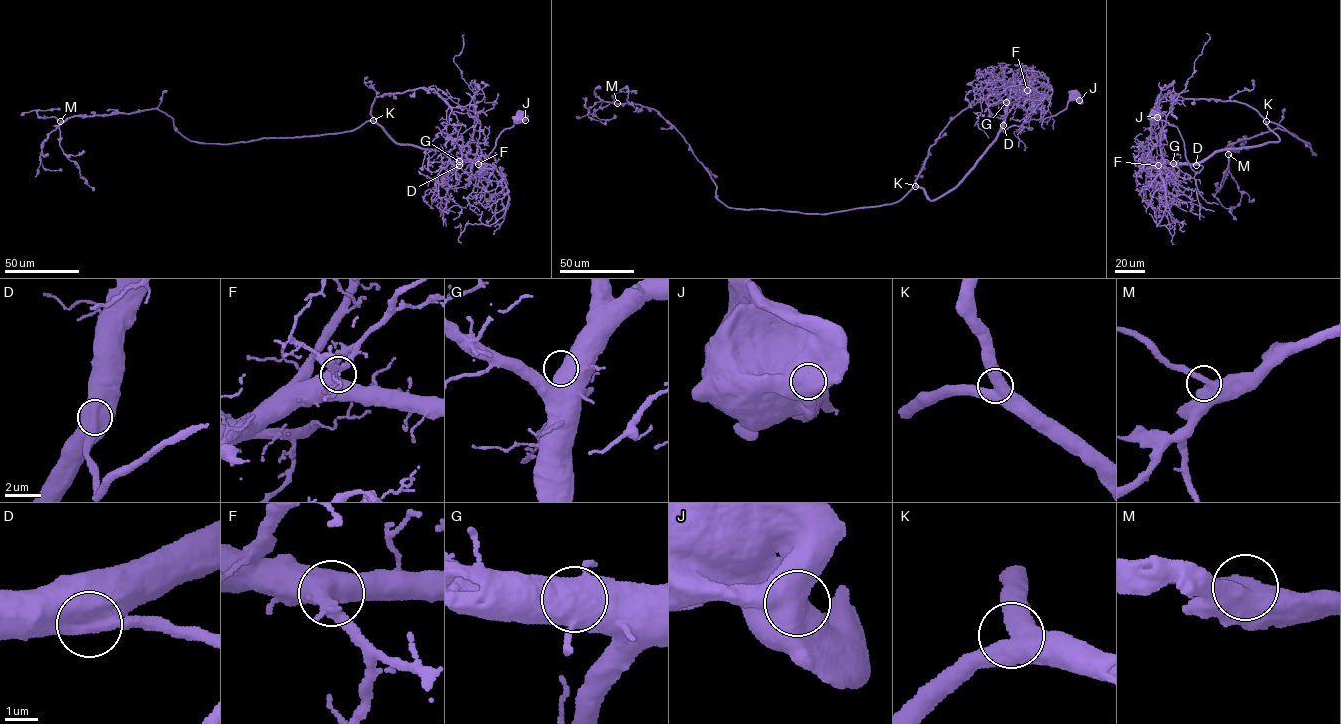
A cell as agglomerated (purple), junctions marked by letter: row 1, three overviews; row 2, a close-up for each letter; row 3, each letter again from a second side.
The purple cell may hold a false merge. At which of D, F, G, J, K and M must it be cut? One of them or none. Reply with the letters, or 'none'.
none

